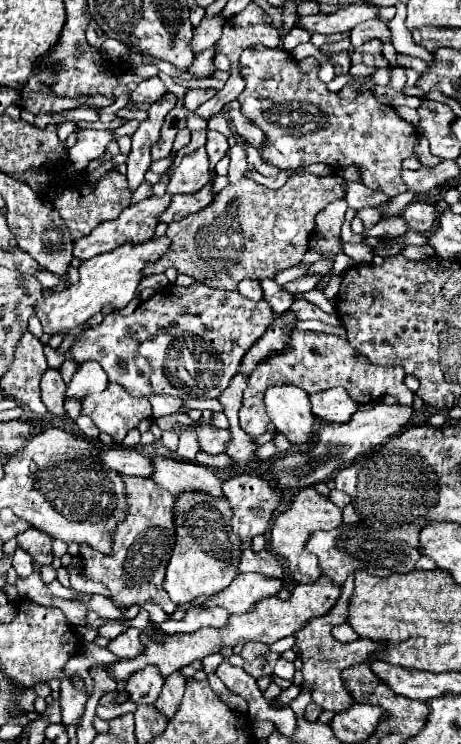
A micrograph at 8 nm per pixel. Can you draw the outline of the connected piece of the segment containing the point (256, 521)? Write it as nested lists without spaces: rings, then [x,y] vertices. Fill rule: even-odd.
[[[240,474],[226,480],[222,490],[232,508],[232,530],[242,542],[250,542],[268,530],[280,496],[266,480]]]

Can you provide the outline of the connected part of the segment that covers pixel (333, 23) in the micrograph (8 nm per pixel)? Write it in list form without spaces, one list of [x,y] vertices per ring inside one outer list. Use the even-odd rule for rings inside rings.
[[[354,4],[348,8],[340,8],[336,14],[330,14],[330,16],[328,14],[304,16],[302,28],[310,32],[320,32],[320,34],[336,34],[336,32],[344,34],[366,20],[380,20],[378,8],[368,4]]]

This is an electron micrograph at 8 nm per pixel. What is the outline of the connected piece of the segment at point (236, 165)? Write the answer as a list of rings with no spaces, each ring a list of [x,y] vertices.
[[[236,144],[234,148],[228,150],[228,156],[230,156],[228,180],[230,180],[230,184],[236,184],[244,176],[244,172],[246,172],[246,152],[244,152],[244,146]]]

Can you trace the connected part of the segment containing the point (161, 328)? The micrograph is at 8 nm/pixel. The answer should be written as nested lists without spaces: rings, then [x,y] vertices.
[[[192,284],[188,288],[168,286],[156,292],[150,300],[140,302],[130,316],[106,314],[102,324],[86,330],[72,344],[74,360],[88,362],[96,360],[108,374],[110,382],[118,382],[132,396],[150,396],[150,394],[172,394],[178,398],[216,398],[238,372],[244,352],[266,332],[272,324],[272,308],[260,300],[244,300],[238,292],[212,290],[206,284]]]

